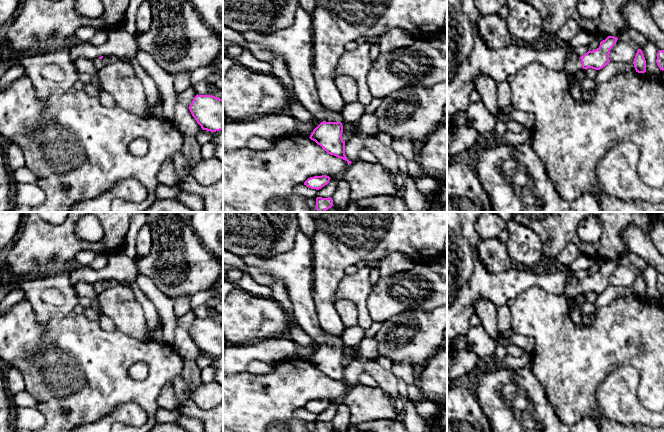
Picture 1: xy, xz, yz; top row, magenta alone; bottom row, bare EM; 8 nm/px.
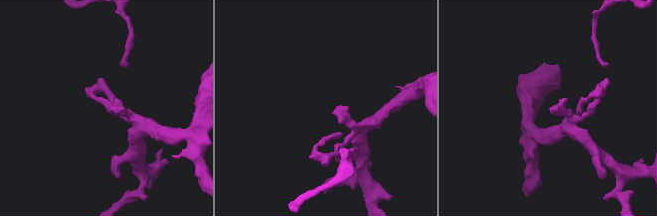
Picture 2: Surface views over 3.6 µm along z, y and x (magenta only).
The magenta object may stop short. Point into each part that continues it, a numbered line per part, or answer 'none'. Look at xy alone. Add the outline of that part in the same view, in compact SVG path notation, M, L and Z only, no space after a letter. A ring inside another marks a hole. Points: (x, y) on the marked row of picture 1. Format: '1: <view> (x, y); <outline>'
1: xy (98, 63); M103 56L102 59L100 59L99 57L93 60L94 66L96 68L96 70L100 70L104 65L114 62L118 60L116 57L114 56Z

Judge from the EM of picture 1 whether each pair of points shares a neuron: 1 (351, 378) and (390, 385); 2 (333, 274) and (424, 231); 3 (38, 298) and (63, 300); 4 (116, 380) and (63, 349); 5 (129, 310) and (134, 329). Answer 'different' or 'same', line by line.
1: same
2: same
3: same
4: same
5: same

